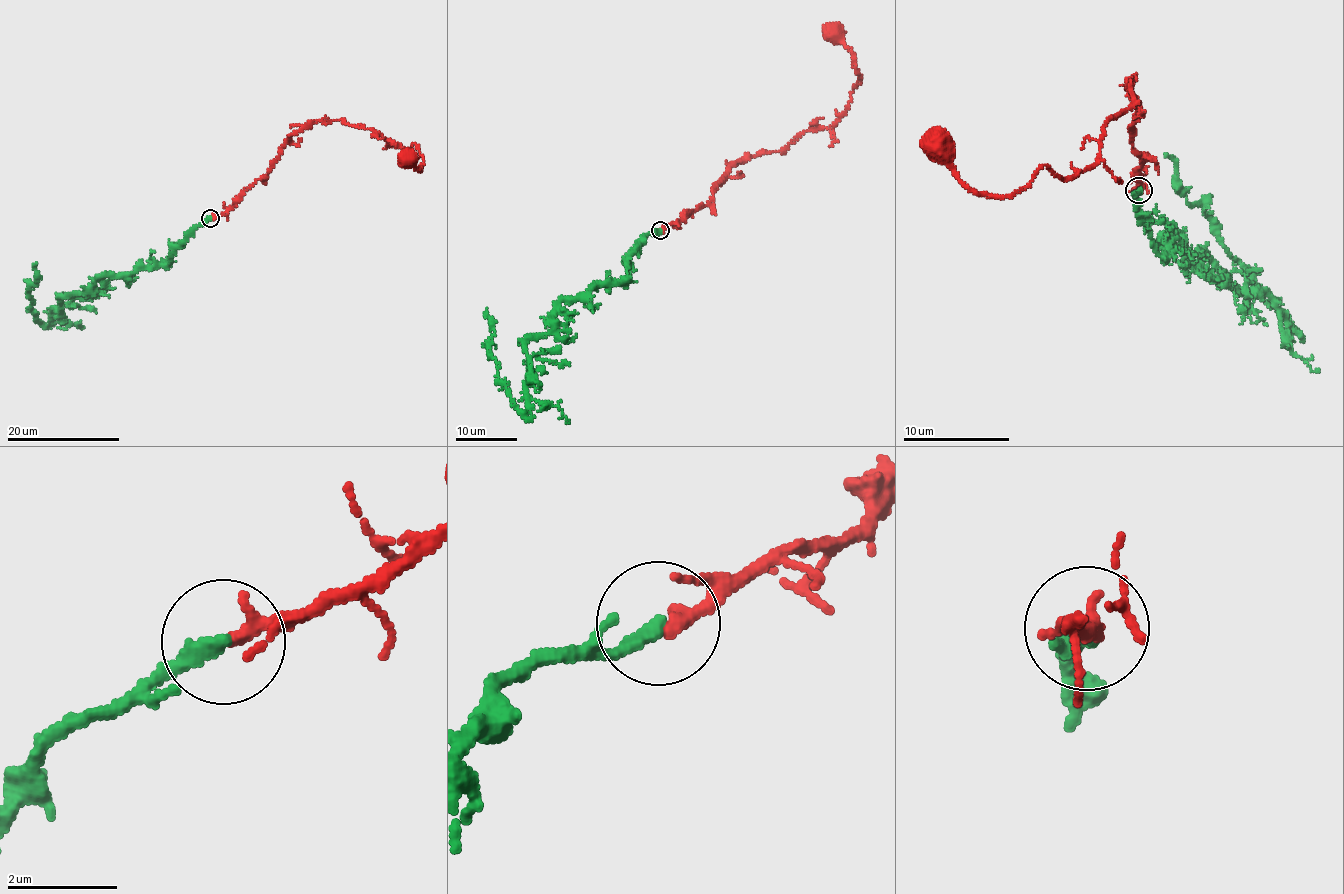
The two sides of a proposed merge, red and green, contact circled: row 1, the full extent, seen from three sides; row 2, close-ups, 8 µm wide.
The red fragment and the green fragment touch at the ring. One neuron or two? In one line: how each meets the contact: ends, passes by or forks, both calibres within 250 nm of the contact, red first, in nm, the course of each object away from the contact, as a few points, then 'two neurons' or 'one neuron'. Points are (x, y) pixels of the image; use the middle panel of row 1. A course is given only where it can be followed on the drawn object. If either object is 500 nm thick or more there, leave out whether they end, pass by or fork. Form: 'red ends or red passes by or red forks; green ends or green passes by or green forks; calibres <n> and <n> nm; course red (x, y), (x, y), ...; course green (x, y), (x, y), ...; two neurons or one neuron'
red ends; green ends; calibres 280 and 280 nm; course red (661, 230), (707, 205), (733, 165), (833, 125), (860, 82), (855, 58), (827, 26); course green (661, 230), (643, 236), (619, 282), (561, 298), (551, 330), (531, 336), (529, 418), (497, 375), (487, 307); one neuron

